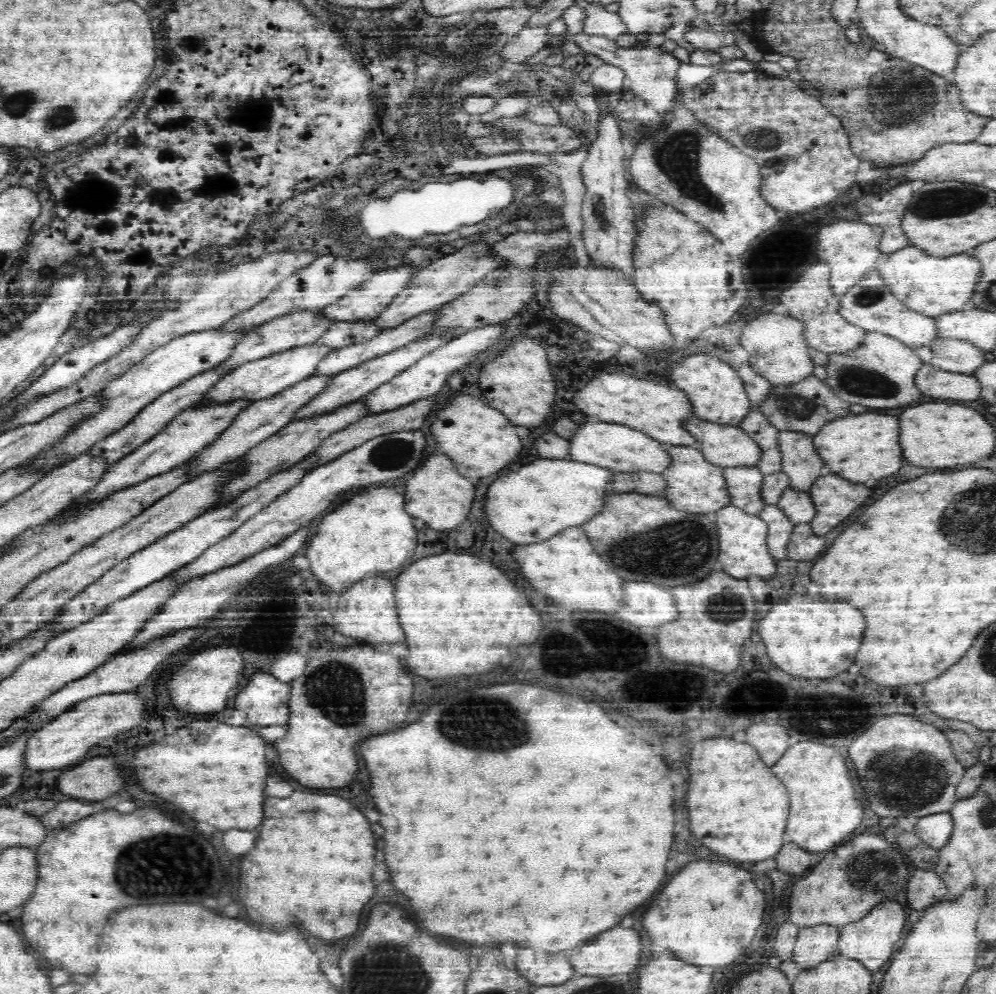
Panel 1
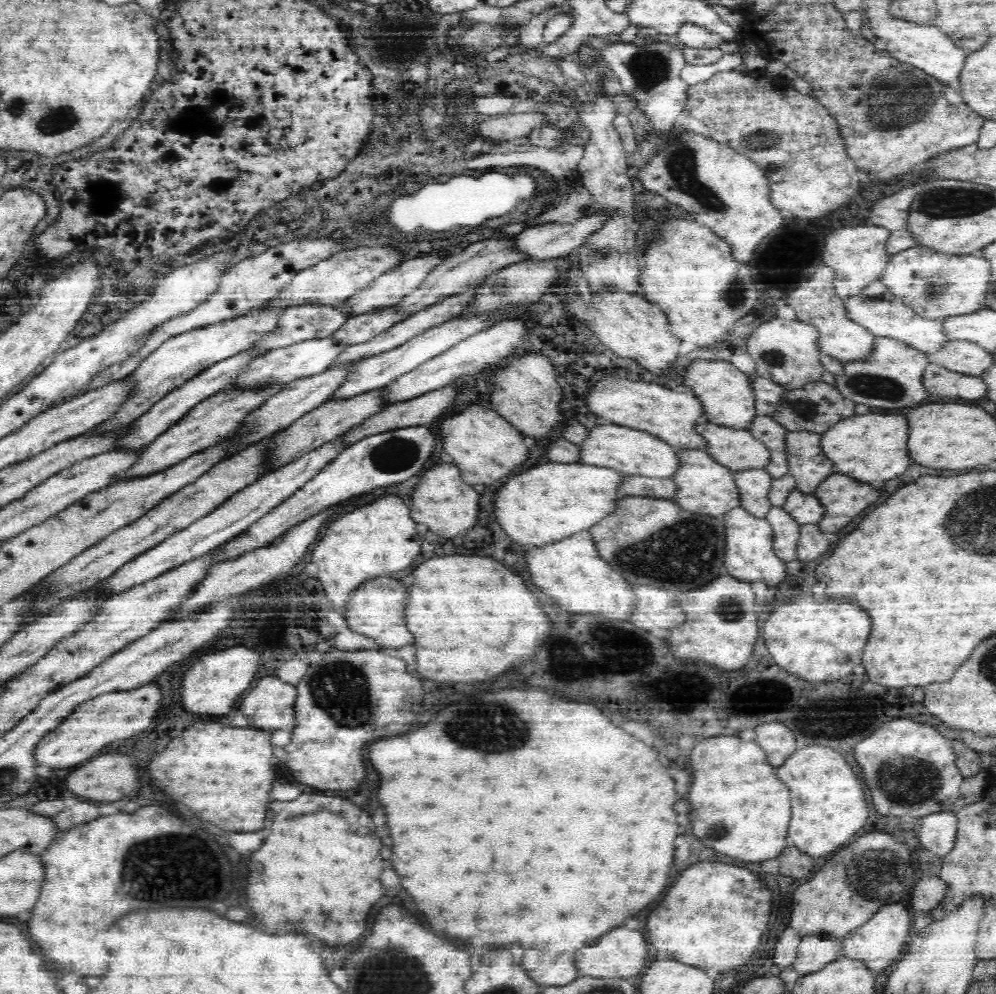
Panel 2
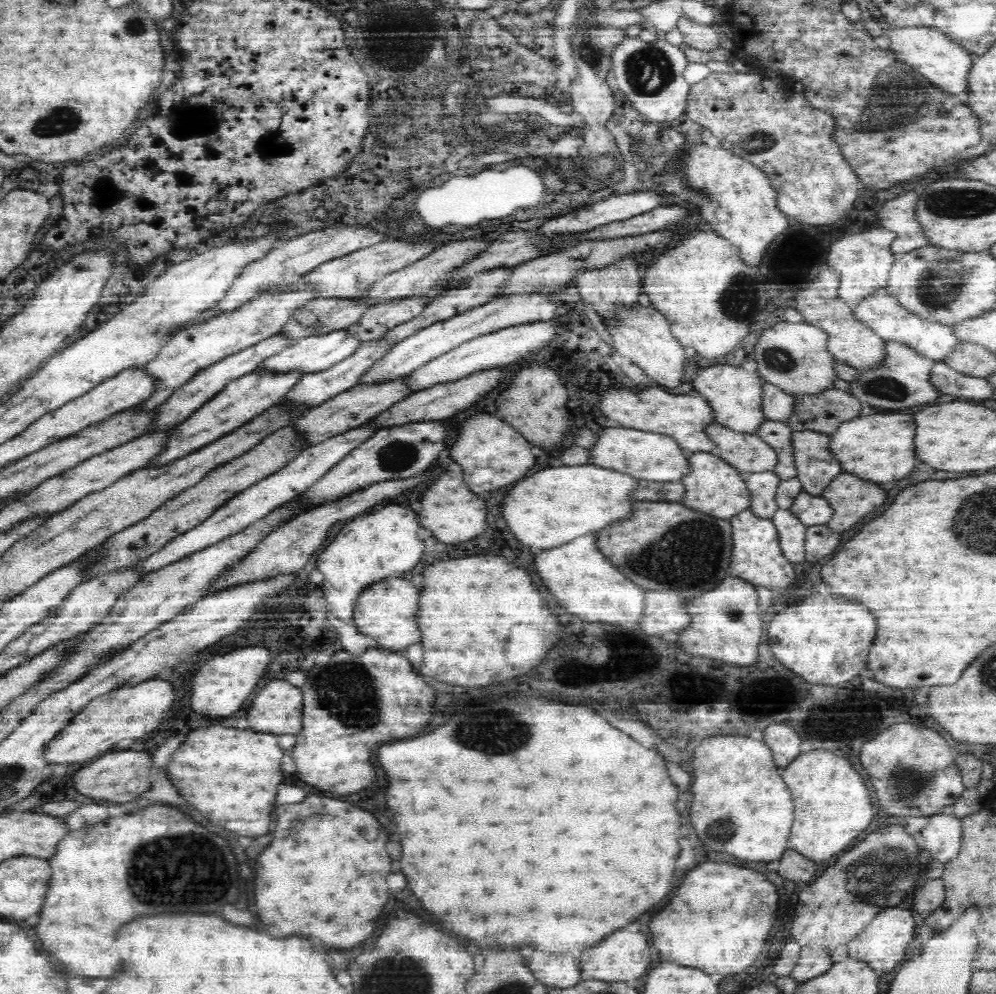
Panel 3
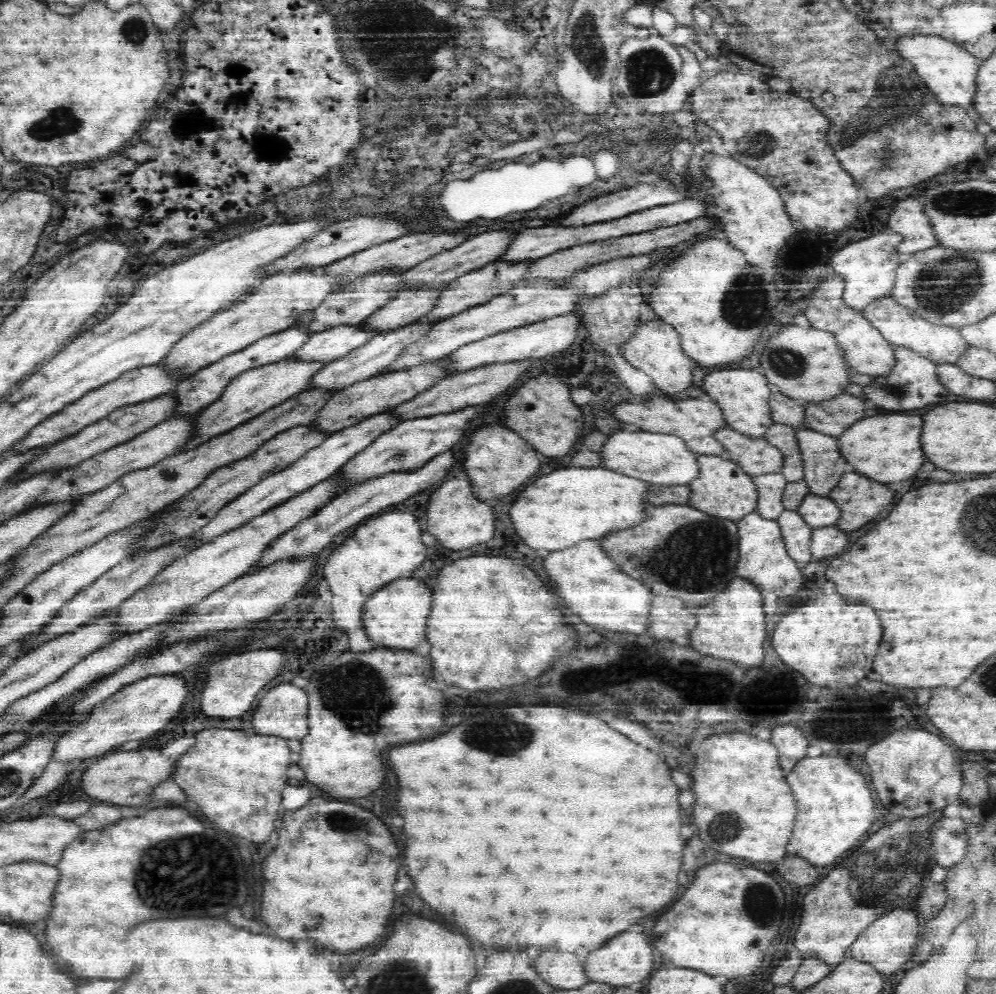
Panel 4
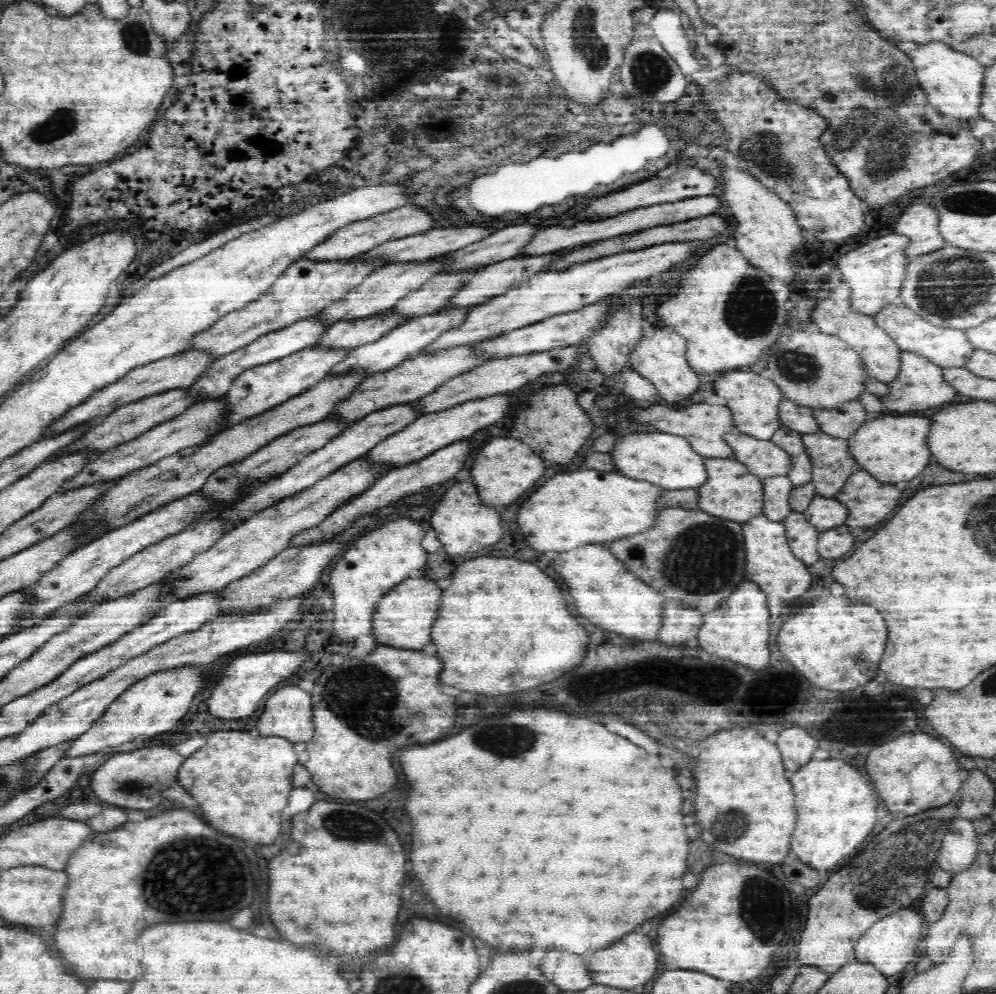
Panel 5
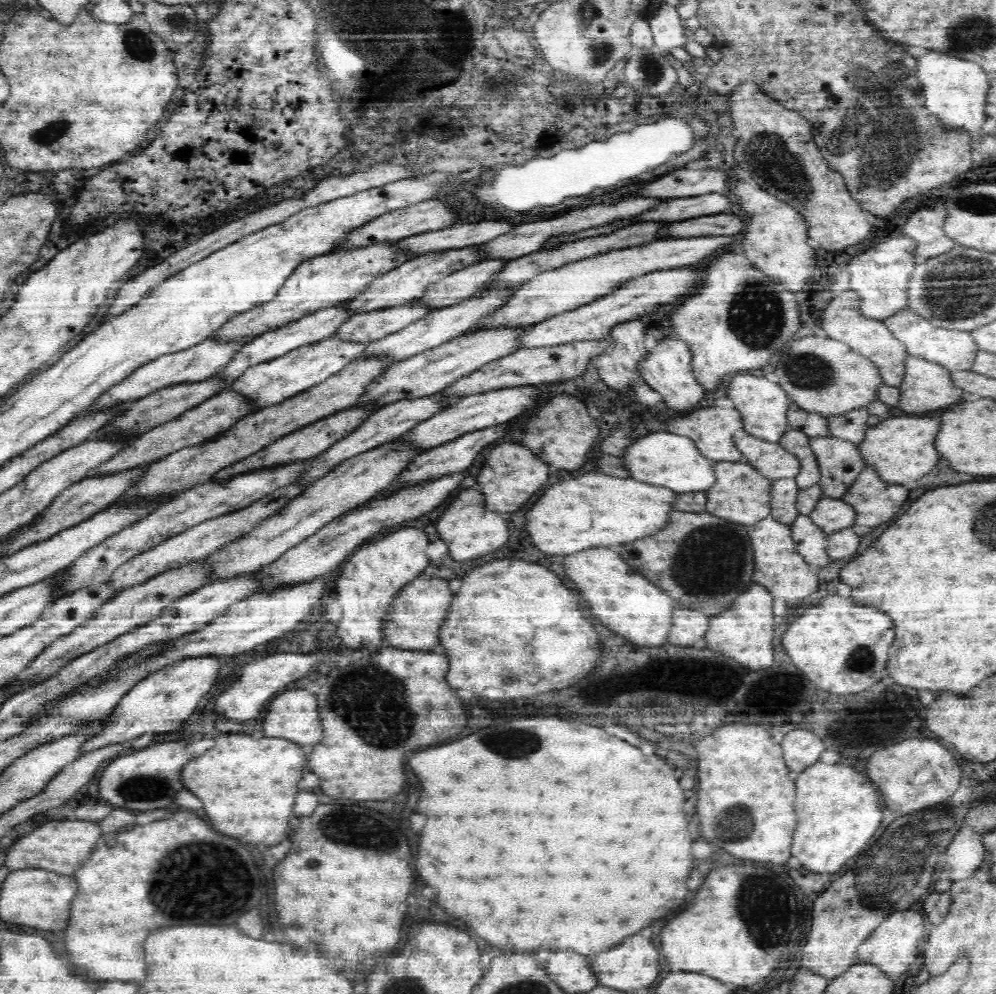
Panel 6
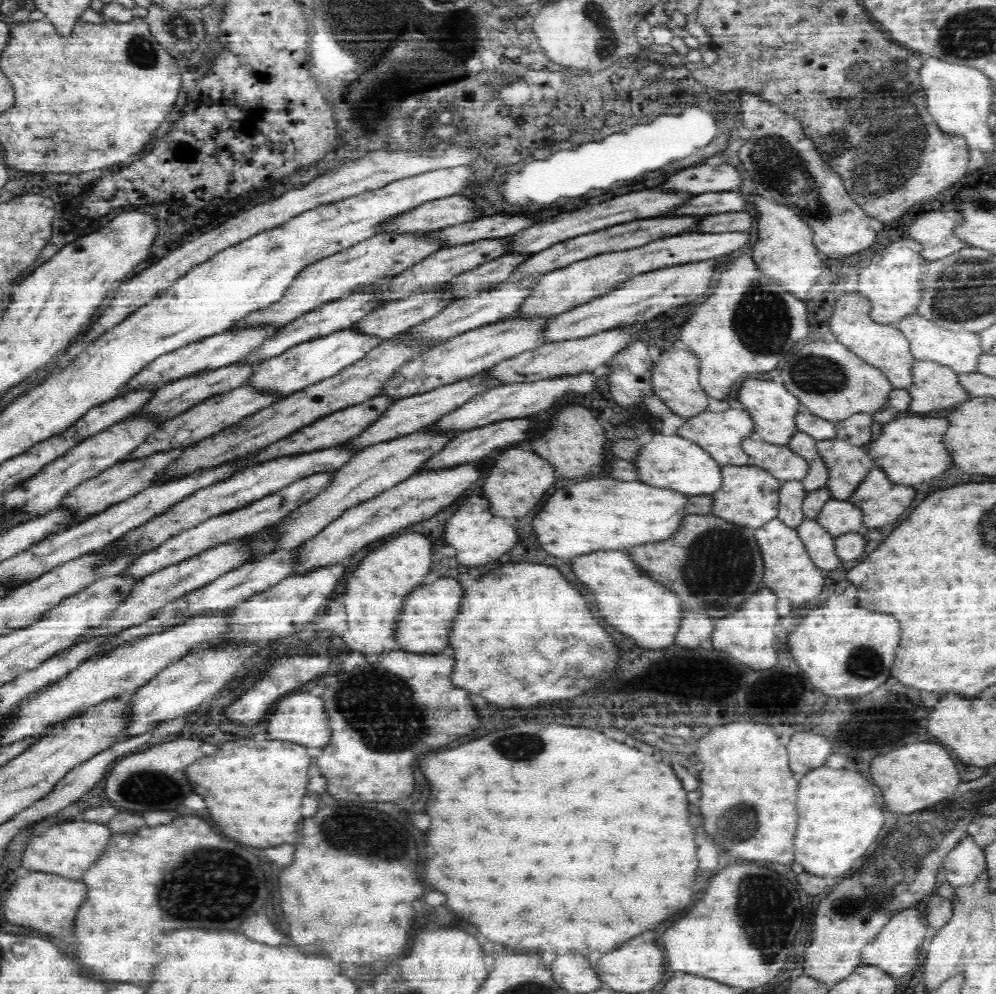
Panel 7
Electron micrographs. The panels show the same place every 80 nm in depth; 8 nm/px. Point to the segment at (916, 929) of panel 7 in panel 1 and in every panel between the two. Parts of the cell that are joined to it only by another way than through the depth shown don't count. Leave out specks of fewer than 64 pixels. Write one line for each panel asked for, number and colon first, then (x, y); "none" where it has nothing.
1: (872, 940)
2: (877, 941)
3: (883, 943)
4: (887, 943)
5: (890, 944)
6: (893, 945)

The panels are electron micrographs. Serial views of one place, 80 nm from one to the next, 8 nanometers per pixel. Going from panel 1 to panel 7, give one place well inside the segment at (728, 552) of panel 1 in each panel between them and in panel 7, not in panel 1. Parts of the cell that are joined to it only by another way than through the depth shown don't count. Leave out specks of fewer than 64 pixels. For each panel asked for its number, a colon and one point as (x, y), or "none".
2: (748, 556)
3: (756, 557)
4: (762, 558)
5: (769, 562)
6: (777, 566)
7: (788, 570)

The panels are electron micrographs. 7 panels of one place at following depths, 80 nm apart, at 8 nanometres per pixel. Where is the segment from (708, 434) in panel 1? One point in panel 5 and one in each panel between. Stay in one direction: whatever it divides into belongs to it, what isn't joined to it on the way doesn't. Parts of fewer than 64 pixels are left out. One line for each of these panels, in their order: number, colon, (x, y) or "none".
2: (736, 449)
3: (748, 453)
4: (756, 456)
5: (765, 459)

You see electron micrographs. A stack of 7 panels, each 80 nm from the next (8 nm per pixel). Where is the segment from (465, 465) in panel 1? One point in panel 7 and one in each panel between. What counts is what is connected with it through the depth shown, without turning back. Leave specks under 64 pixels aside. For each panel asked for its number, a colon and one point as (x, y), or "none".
2: (485, 447)
3: (490, 453)
4: (497, 461)
5: (505, 469)
6: (517, 474)
7: (516, 485)

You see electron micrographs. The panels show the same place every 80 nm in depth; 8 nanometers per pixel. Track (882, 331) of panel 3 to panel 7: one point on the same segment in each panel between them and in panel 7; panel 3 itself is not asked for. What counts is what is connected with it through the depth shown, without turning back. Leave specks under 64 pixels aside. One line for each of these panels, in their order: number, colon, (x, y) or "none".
4: (943, 345)
5: (944, 347)
6: (955, 350)
7: (960, 351)

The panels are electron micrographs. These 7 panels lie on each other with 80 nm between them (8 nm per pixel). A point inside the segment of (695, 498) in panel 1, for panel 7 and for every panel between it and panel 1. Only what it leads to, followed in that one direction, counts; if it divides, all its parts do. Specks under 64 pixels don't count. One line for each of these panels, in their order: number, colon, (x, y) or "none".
2: (705, 486)
3: (714, 487)
4: (721, 488)
5: (730, 491)
6: (740, 494)
7: (748, 495)

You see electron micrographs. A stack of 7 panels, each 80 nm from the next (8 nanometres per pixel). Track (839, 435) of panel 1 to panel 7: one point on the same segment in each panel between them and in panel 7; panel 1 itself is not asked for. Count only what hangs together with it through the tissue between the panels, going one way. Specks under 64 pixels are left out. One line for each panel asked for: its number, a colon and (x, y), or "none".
2: (871, 447)
3: (866, 446)
4: (885, 448)
5: (892, 449)
6: (900, 449)
7: (910, 451)

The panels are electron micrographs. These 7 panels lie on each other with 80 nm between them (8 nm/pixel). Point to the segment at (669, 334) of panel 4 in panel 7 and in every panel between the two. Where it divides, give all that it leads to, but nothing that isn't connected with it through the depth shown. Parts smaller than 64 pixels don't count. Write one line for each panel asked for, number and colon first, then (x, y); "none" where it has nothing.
5: (662, 359)
6: (668, 370)
7: (675, 381)

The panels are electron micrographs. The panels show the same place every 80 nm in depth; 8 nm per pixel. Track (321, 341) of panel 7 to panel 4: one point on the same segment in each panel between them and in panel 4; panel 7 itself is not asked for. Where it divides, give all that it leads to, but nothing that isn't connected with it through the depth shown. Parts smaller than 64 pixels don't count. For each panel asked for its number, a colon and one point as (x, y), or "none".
4: (253, 392)
5: (258, 389)
6: (266, 384)

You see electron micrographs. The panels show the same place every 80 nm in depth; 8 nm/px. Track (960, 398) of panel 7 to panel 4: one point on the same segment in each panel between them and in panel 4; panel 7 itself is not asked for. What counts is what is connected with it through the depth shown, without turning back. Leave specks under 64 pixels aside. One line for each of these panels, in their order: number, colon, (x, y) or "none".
4: (912, 383)
5: (920, 384)
6: (926, 386)

